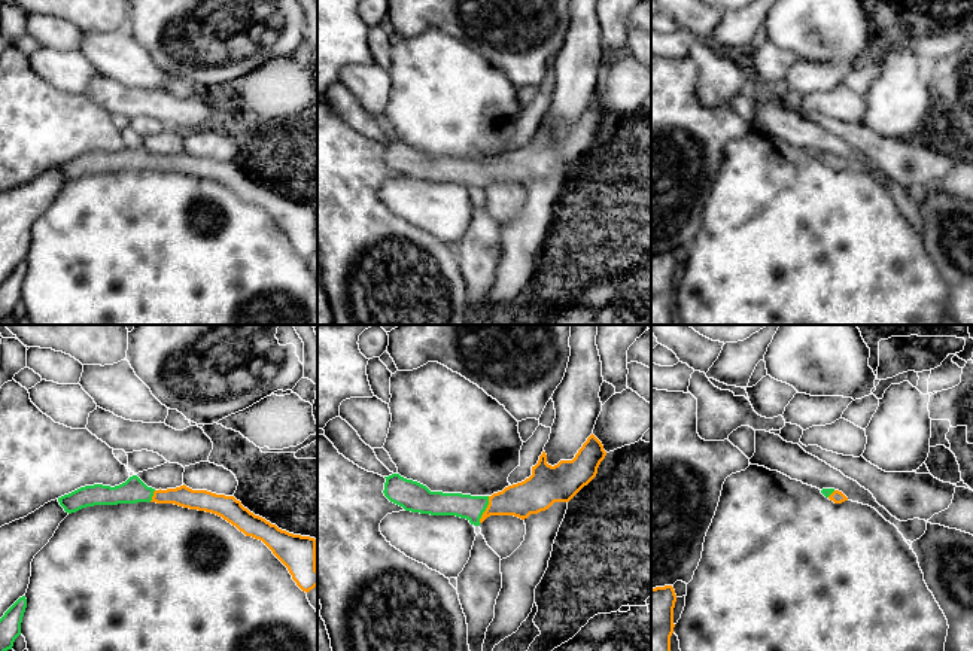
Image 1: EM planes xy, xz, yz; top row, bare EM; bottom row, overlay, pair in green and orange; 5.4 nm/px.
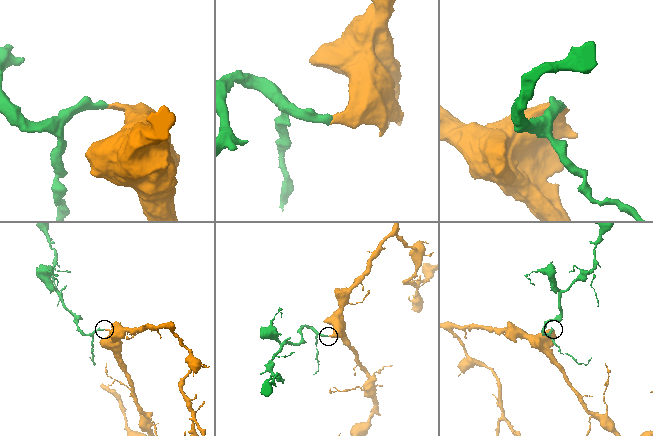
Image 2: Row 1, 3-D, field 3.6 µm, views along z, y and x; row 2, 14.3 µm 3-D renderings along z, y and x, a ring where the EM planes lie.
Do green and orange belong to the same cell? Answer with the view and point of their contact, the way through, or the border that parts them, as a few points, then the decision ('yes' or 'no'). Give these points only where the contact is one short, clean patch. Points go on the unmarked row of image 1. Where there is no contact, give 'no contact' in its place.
contact xz (485, 176); way xz (468, 173), (485, 176), (522, 166); yes

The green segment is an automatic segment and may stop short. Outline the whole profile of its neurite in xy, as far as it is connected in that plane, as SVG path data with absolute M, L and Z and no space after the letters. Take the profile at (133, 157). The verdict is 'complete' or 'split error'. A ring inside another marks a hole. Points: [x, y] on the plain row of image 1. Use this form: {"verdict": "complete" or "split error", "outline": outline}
{"verdict": "split error", "outline": "M133 142L115 153L103 150L80 153L58 164L58 168L69 180L94 171L137 168L174 170L189 176L212 179L235 192L246 203L262 207L288 234L292 246L302 258L308 259L317 252L317 206L279 195L276 191L250 179L234 162L192 156L185 150L176 155L155 156L148 153L137 142Z"}

